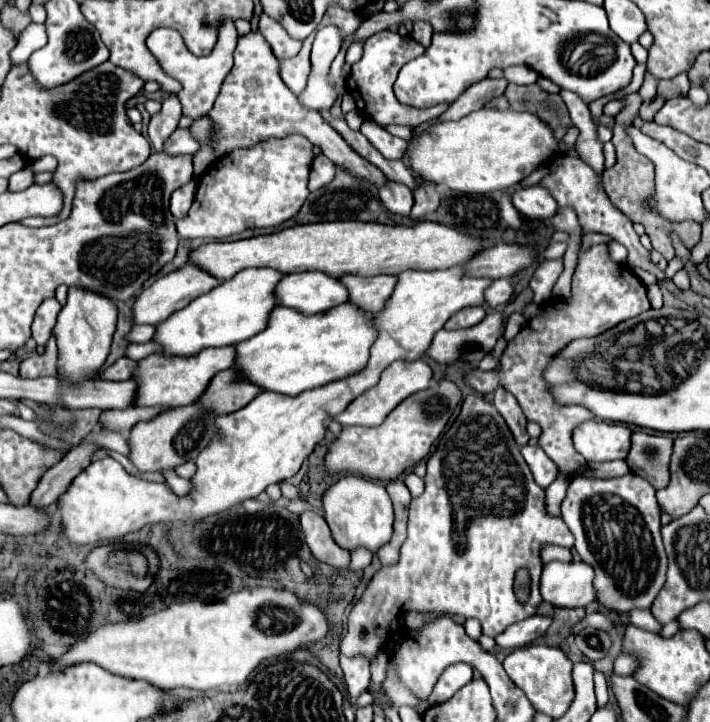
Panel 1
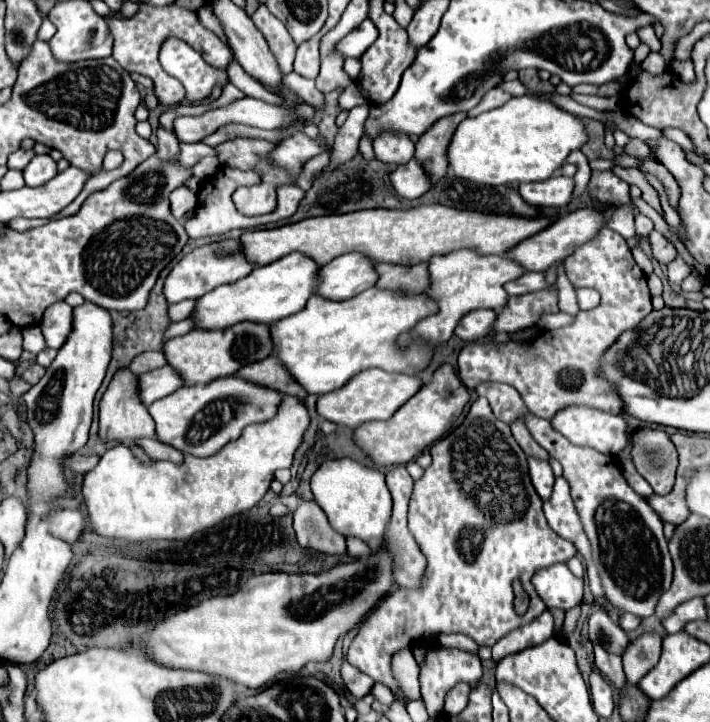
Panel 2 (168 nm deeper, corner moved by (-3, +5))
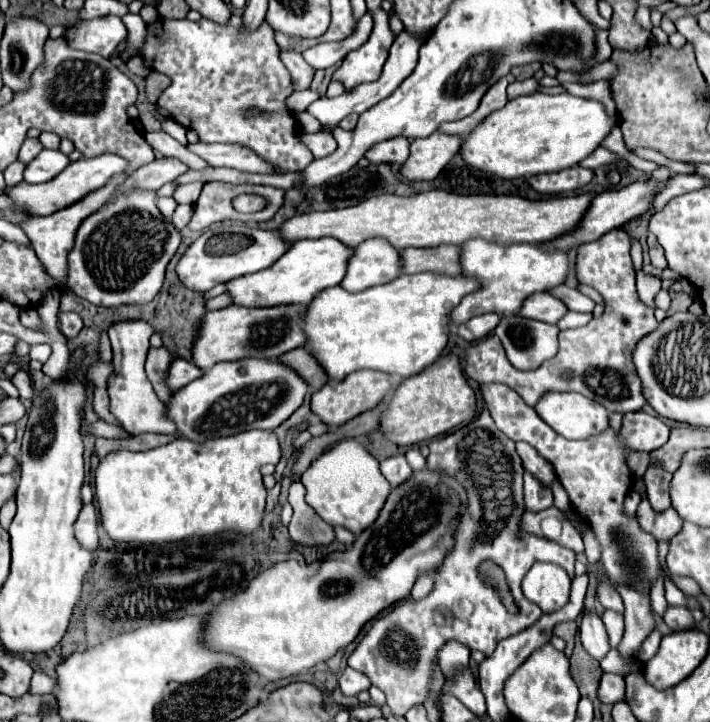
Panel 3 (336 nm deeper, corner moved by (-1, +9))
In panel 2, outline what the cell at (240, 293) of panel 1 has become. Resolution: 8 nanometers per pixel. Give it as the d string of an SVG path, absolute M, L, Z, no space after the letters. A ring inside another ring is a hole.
M291 252L285 258L279 258L271 264L257 266L249 276L245 276L239 282L233 284L223 284L209 294L201 296L197 300L197 308L193 312L195 316L195 326L201 328L229 328L241 320L253 320L253 322L277 322L285 316L291 316L299 312L309 296L315 294L317 290L317 274L319 274L319 264L301 254L301 252Z

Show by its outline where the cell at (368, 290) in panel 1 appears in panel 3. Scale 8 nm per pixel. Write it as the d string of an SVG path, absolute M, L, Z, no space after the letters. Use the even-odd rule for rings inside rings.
M459 246L405 248L401 250L401 274L447 274L459 276Z

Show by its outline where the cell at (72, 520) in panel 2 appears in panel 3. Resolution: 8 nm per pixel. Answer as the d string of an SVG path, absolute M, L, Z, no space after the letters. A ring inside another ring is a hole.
M85 504L75 520L75 538L85 550L97 550L97 512L93 504Z

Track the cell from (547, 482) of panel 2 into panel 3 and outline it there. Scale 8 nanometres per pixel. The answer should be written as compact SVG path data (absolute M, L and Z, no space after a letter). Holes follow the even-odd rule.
M525 474L525 504L531 512L539 512L553 506L551 490L547 490L547 486L539 486L539 482L531 478L531 474Z

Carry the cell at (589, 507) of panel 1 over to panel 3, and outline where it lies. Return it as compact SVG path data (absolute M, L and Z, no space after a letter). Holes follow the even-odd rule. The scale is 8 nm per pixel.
M481 384L481 396L501 432L505 432L515 442L523 440L535 446L537 452L553 464L559 482L569 494L571 506L583 520L587 520L587 526L593 530L601 546L601 564L609 580L633 590L639 586L639 590L649 596L651 582L661 576L661 562L655 538L651 538L651 534L643 534L643 530L639 530L637 518L629 516L623 506L633 480L631 470L625 464L625 450L650 453L661 448L669 438L669 428L663 424L663 420L645 412L631 412L623 416L623 440L613 430L587 440L567 440L547 426L539 414L527 406L523 398L519 398L519 394L515 394L515 390L509 386Z

